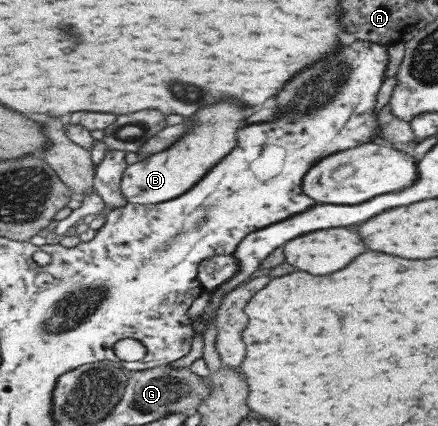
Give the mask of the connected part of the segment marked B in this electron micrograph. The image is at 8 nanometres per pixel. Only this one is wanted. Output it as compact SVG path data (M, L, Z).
M218 101L200 109L192 119L194 127L174 144L159 153L149 155L140 162L130 164L124 172L122 194L128 204L161 204L185 196L190 189L206 177L212 168L235 150L241 129L247 127L246 120L258 111L258 107L246 107L242 101Z

